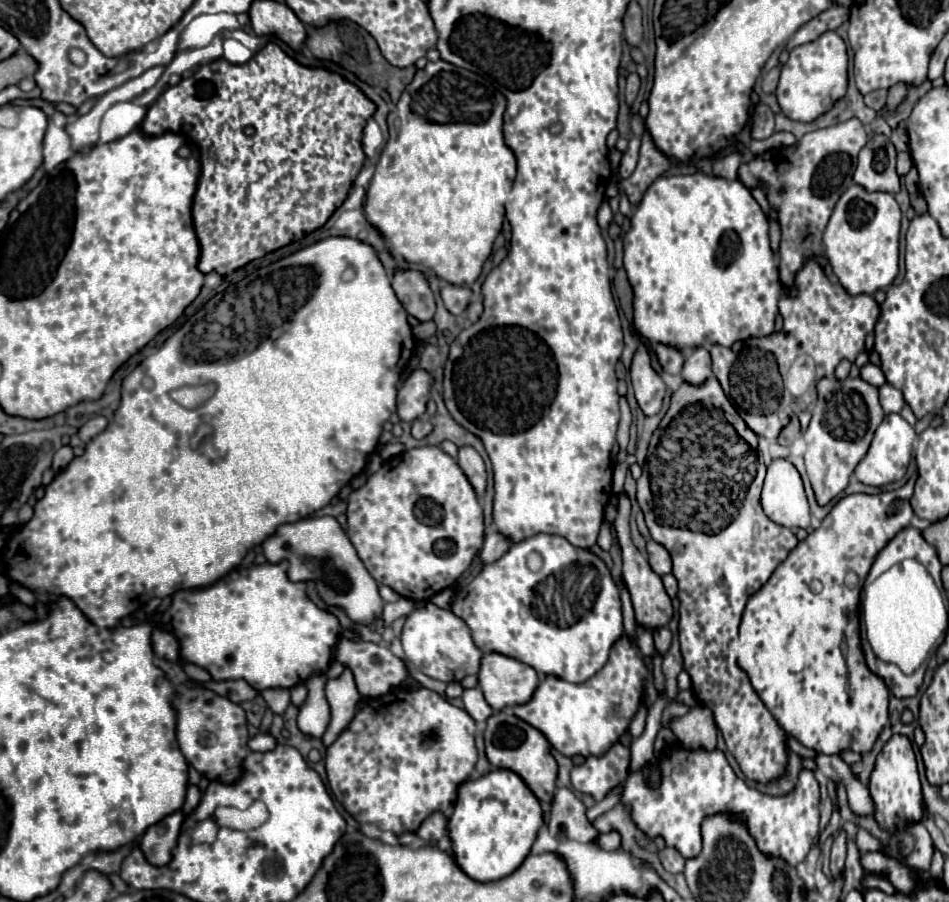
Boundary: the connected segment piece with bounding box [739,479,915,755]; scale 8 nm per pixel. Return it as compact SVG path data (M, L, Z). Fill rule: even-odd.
M909 479L901 489L897 491L887 491L887 493L879 493L879 495L845 495L843 499L837 501L837 505L827 513L827 517L823 519L821 527L811 531L803 541L797 543L797 547L787 555L787 559L783 563L777 565L777 569L773 571L773 575L769 577L769 581L749 599L745 611L743 611L743 619L739 625L739 665L741 669L749 675L749 681L753 685L753 689L759 693L759 697L763 699L763 703L767 705L767 709L773 713L773 717L777 719L777 723L783 727L783 731L787 731L789 735L793 735L799 743L803 743L805 747L825 753L825 755L837 755L843 749L851 749L857 753L867 753L871 751L877 735L881 733L881 729L887 725L889 717L887 717L887 703L889 703L889 689L885 685L885 681L875 675L867 663L865 663L865 655L861 649L861 629L859 629L859 595L861 595L861 587L863 581L875 561L875 557L879 555L879 551L903 529L909 525L913 511L909 505L911 499L911 491L913 491L915 479ZM853 571L859 575L859 583L855 587L847 585L847 573Z

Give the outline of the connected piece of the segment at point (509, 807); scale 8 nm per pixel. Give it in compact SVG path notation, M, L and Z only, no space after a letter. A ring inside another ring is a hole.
M495 769L477 781L467 781L459 787L455 811L449 819L453 851L459 867L471 879L495 881L511 875L519 863L529 855L529 849L543 825L539 799L525 785L525 781L507 769Z

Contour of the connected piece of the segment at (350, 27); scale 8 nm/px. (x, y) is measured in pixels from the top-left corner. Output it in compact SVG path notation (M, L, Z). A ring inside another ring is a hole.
M347 19L333 21L333 23L325 25L325 27L309 27L309 33L307 33L307 39L305 39L305 47L317 59L331 59L333 57L335 63L341 63L341 67L345 67L345 69L353 71L355 75L359 75L365 83L389 91L393 103L399 101L399 95L403 93L403 87L407 87L407 83L411 83L411 75L415 75L415 71L417 71L415 65L405 67L405 69L393 67L381 55L375 39L365 29L357 27L353 21L347 21Z

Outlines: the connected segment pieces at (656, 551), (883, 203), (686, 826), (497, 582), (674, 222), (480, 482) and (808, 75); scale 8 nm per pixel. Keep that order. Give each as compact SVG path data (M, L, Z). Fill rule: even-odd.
M649 539L647 541L647 553L649 553L649 565L657 575L671 573L671 557L663 545Z
M853 183L839 197L823 233L823 245L833 273L849 295L873 295L893 283L899 271L899 223L901 211L891 193L867 193Z
M673 741L665 745L665 749L657 755L657 765L645 765L637 771L631 771L629 763L629 747L613 743L607 753L599 757L591 755L583 765L575 765L571 769L573 789L591 795L595 801L601 801L613 787L621 783L621 803L629 809L635 825L649 839L663 837L665 845L677 849L685 859L693 859L701 853L699 825L705 817L717 813L745 823L759 851L767 857L781 857L789 867L799 865L807 857L819 833L819 783L815 773L809 769L799 771L799 779L793 791L775 797L765 795L755 787L749 789L749 785L741 781L735 771L731 771L725 753L719 749L687 749L685 755L685 747L679 741ZM653 767L659 769L659 781L655 787L649 783L649 771L653 771Z
M547 533L513 543L501 559L485 565L481 573L455 595L451 611L469 625L473 641L483 653L513 657L531 665L541 675L553 675L569 683L583 683L593 677L607 663L613 643L623 635L619 587L615 585L607 565L591 549L585 551L573 547L567 539ZM533 551L543 559L539 571L527 567L527 557Z
M701 171L687 173L687 175L673 175L673 177L659 177L657 181L653 181L651 187L645 191L643 199L639 201L639 205L635 207L631 225L627 233L623 235L623 267L633 287L633 327L635 331L651 343L663 343L663 345L679 349L681 353L685 353L689 347L703 347L703 343L707 345L719 343L723 347L731 347L735 341L771 335L775 327L775 317L777 317L777 301L781 297L781 283L779 283L779 273L775 265L775 255L769 247L767 231L769 231L769 223L767 223L765 213L761 211L759 203L751 197L751 191L747 191L747 187L743 187L743 183L739 181L705 175Z
M461 447L457 463L463 469L463 473L467 475L469 483L473 485L477 497L483 497L485 487L487 487L487 471L485 471L485 463L483 463L481 455L473 447Z
M825 31L815 41L793 47L781 69L781 79L775 91L781 111L789 119L803 123L811 123L827 113L847 93L847 65L847 47L835 31Z

